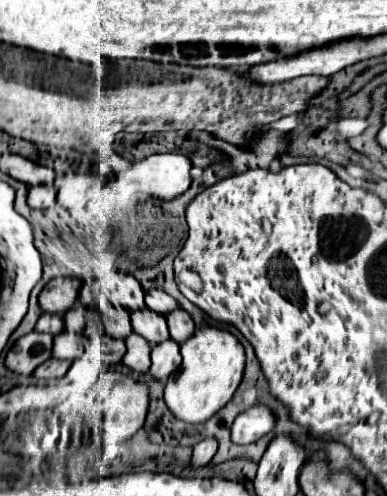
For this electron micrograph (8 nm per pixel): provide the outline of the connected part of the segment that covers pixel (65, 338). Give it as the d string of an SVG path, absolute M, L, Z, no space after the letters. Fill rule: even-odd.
M62 331L60 335L54 337L54 349L52 349L52 357L58 359L76 359L82 355L84 351L84 337L82 335L72 335Z

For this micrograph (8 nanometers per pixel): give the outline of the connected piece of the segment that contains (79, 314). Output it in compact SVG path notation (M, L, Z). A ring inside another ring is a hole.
M76 303L62 319L64 319L64 327L66 327L66 331L72 331L72 333L82 333L82 329L84 329L84 325L86 325L86 309L80 305L80 303Z

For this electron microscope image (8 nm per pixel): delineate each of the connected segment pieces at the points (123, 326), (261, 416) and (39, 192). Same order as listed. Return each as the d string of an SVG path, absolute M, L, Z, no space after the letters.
M96 297L96 305L102 313L102 321L106 327L106 333L112 339L126 339L132 333L130 325L130 311L126 309L114 309L106 297Z
M254 405L240 413L232 425L232 443L236 445L250 445L266 435L274 427L274 415L264 405Z
M30 187L28 193L28 205L32 209L48 209L56 205L56 187Z

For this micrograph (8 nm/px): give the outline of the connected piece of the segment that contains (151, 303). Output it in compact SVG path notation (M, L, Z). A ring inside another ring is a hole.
M150 289L150 291L146 291L146 307L156 313L166 315L166 313L178 309L178 303L162 289Z

